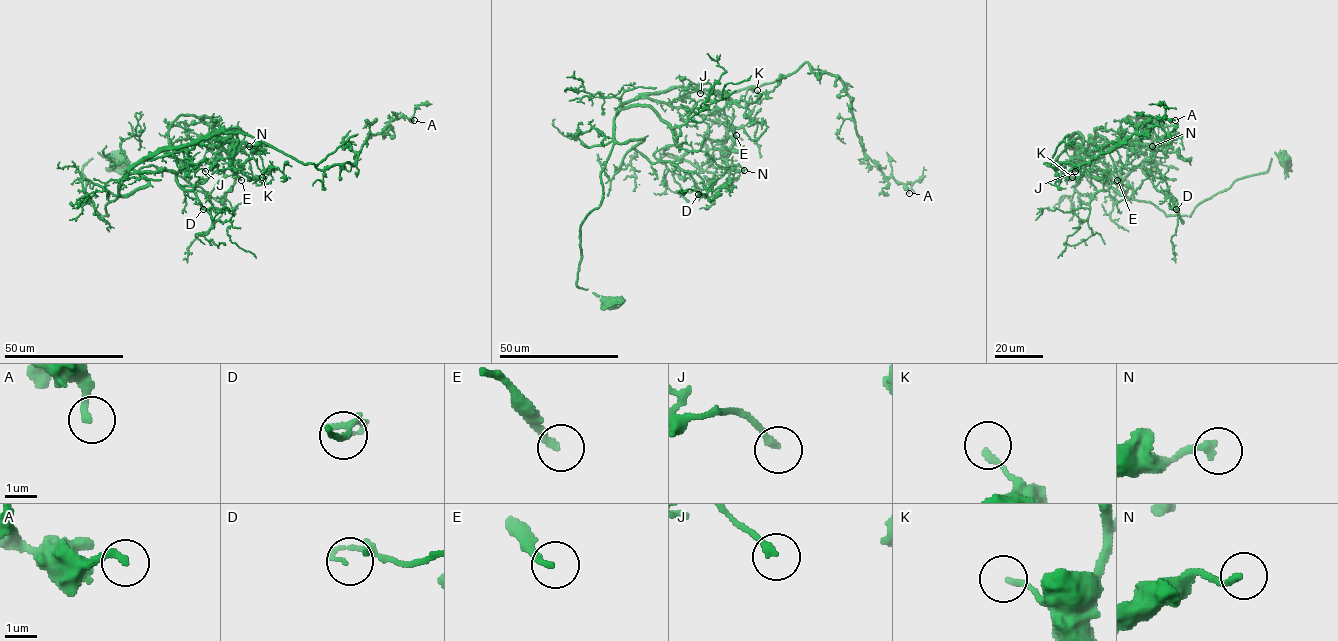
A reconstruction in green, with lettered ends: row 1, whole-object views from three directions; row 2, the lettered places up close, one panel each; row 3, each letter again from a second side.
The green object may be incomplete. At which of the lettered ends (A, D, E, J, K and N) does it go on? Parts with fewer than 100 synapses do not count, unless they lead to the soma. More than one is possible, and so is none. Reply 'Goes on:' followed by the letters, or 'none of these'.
Goes on: none of these

